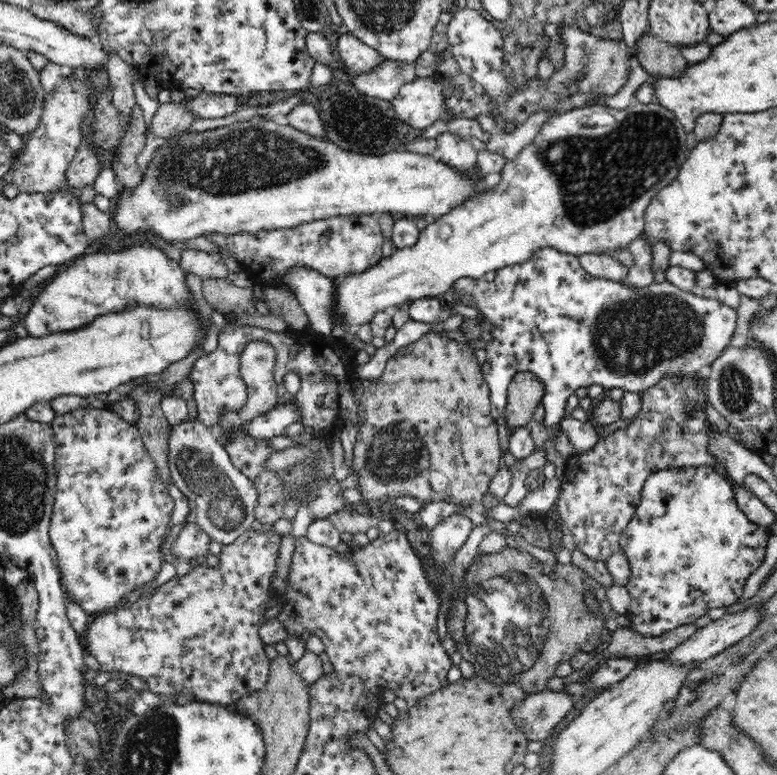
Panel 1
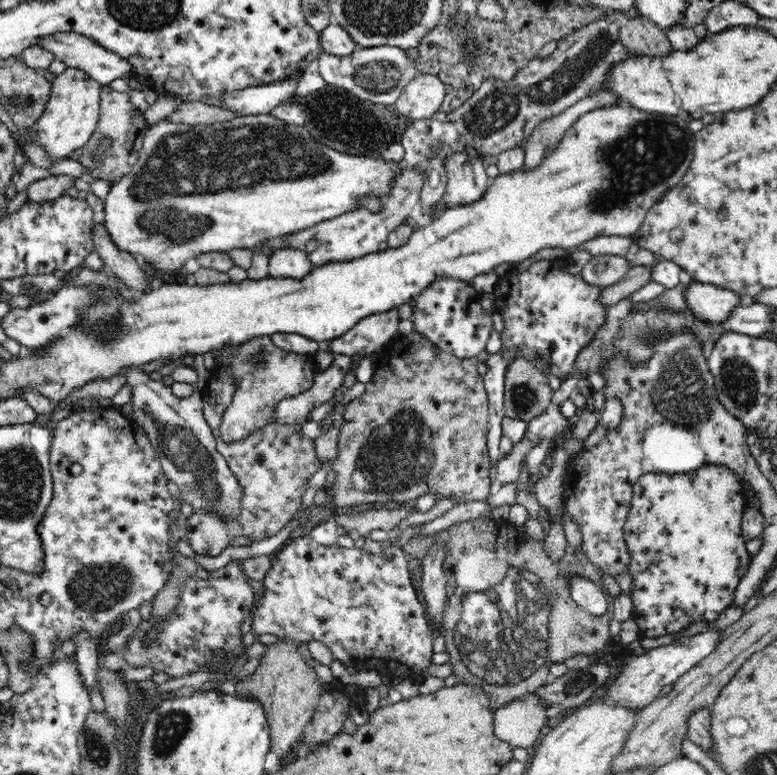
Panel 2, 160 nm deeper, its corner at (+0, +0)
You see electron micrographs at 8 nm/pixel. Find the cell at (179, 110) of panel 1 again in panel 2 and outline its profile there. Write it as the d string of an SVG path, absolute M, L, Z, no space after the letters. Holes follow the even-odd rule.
M183 102L180 107L176 109L169 116L172 122L179 122L180 124L216 124L222 121L227 121L238 116L238 112L232 112L226 108L221 107L216 102Z

